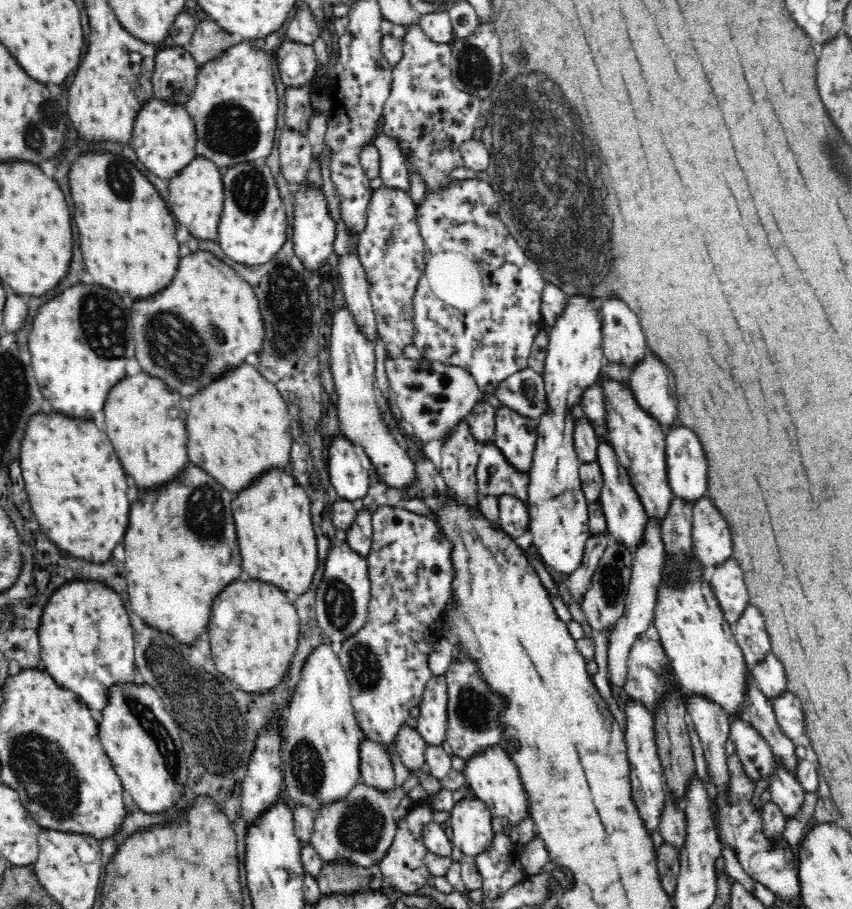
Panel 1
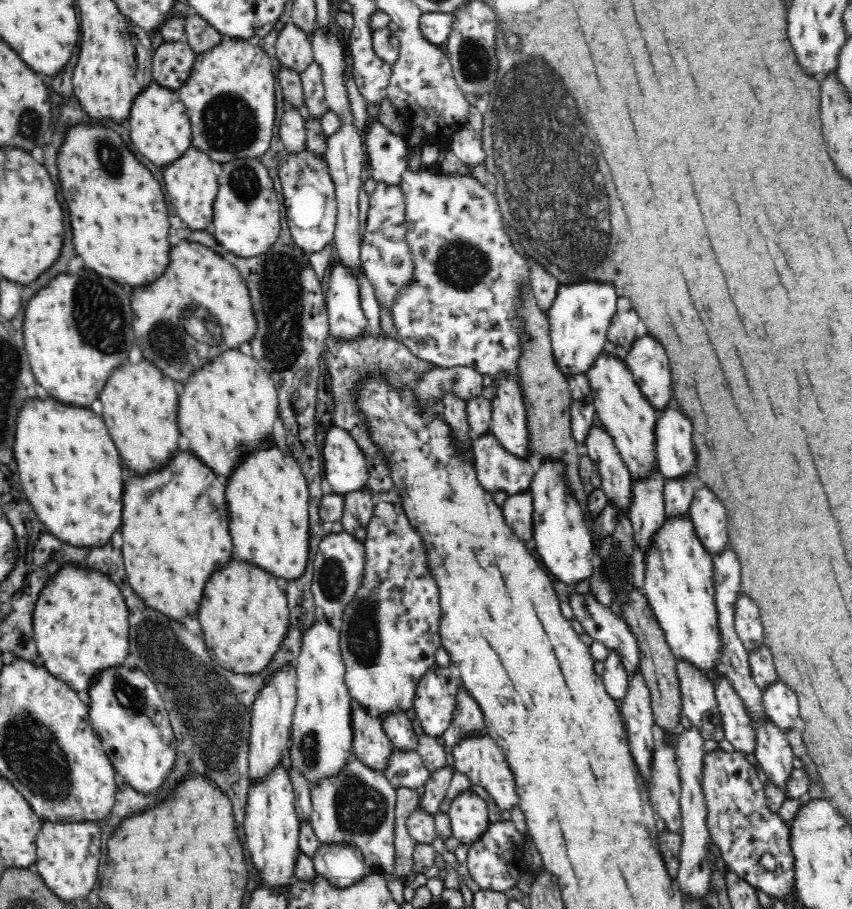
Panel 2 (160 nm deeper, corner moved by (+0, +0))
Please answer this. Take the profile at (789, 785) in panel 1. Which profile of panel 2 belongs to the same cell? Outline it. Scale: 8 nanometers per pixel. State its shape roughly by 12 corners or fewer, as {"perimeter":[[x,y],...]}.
{"perimeter":[[771,719],[753,722],[767,780],[788,797],[794,754]]}

